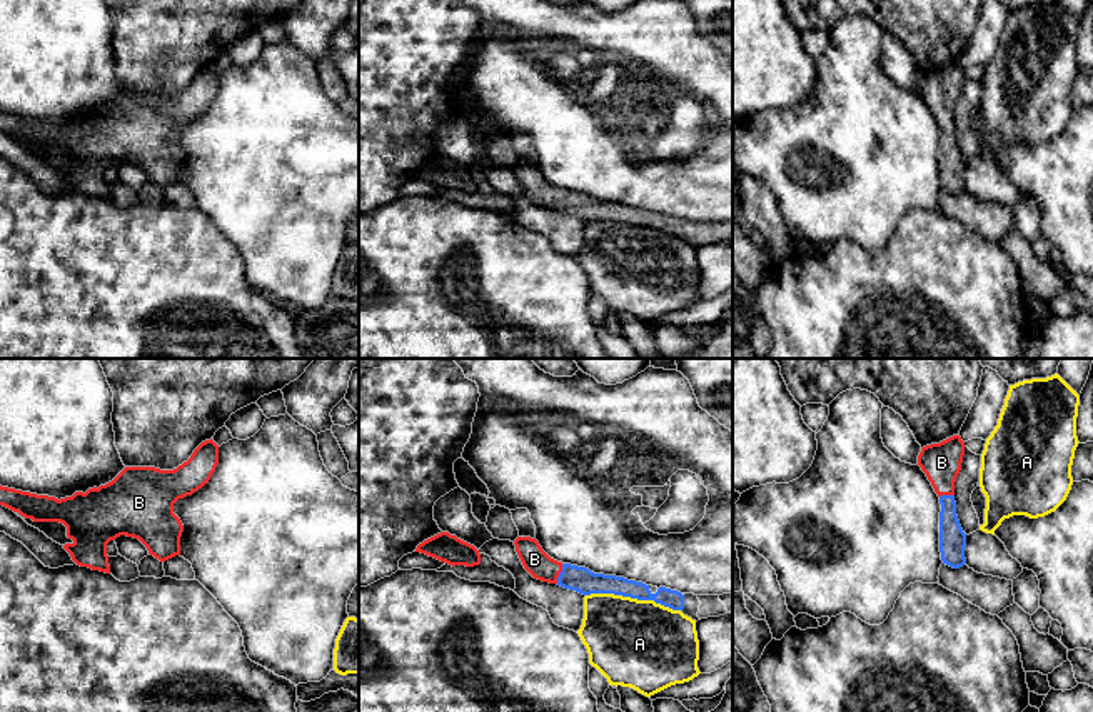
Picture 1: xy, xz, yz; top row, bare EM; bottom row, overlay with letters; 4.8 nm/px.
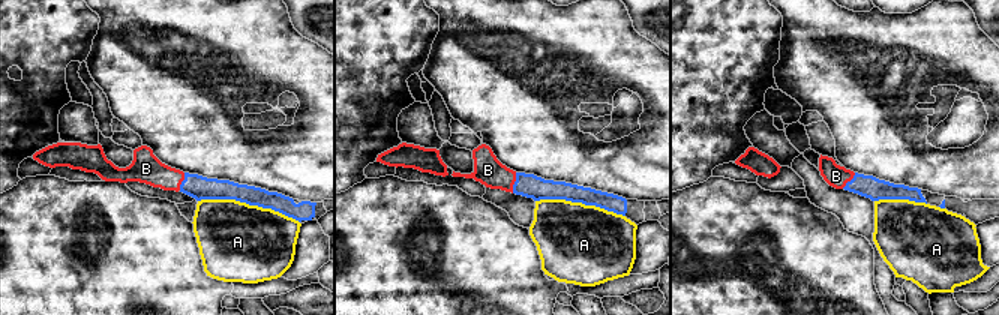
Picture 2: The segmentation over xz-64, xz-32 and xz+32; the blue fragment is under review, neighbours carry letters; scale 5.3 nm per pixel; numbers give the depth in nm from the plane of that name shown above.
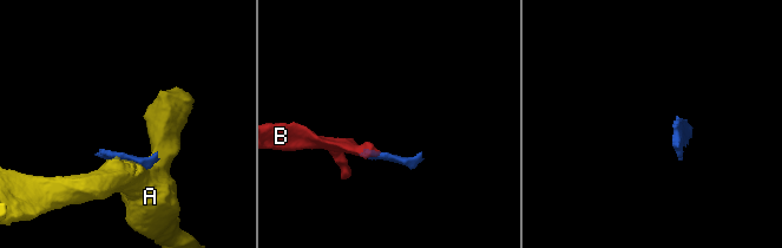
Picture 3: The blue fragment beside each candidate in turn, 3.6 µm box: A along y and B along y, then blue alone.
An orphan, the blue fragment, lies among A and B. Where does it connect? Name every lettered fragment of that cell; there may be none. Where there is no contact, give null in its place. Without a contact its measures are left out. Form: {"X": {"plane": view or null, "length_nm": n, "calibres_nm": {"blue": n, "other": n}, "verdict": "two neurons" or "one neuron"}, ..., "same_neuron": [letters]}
{"A": {"plane": "xz", "length_nm": 460, "calibres_nm": {"blue": 120, "other": 420}, "verdict": "two neurons"}, "B": {"plane": "xz", "length_nm": 100, "calibres_nm": {"blue": 120, "other": 120}, "verdict": "one neuron"}, "same_neuron": ["B"]}

